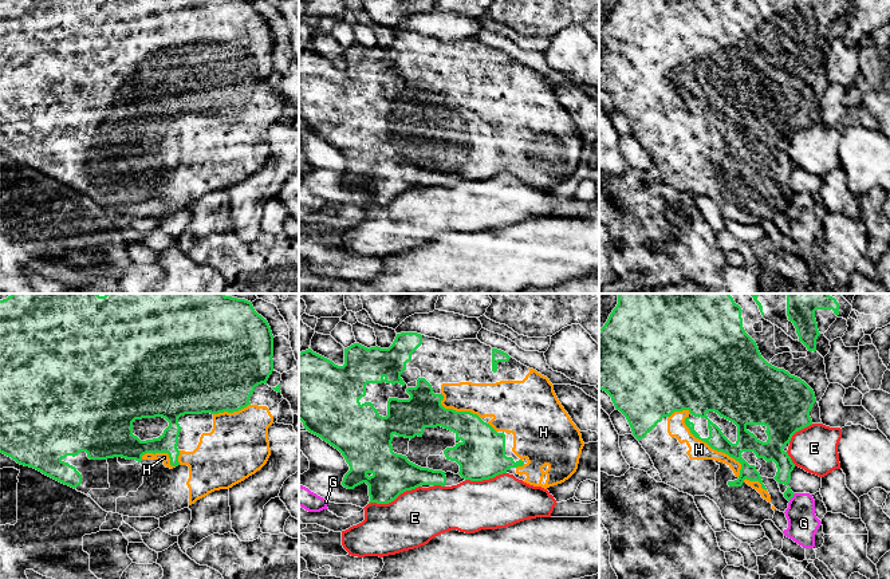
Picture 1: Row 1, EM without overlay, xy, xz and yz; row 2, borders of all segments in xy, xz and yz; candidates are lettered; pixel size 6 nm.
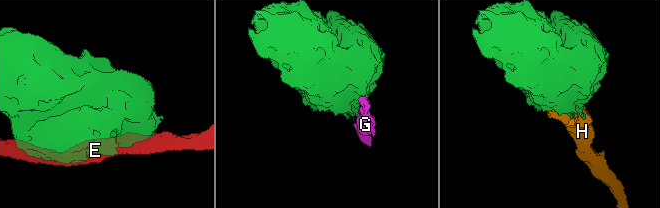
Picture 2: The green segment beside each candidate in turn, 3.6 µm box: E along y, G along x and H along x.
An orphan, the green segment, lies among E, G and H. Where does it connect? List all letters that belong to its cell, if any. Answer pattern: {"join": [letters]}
{"join": ["H"]}

